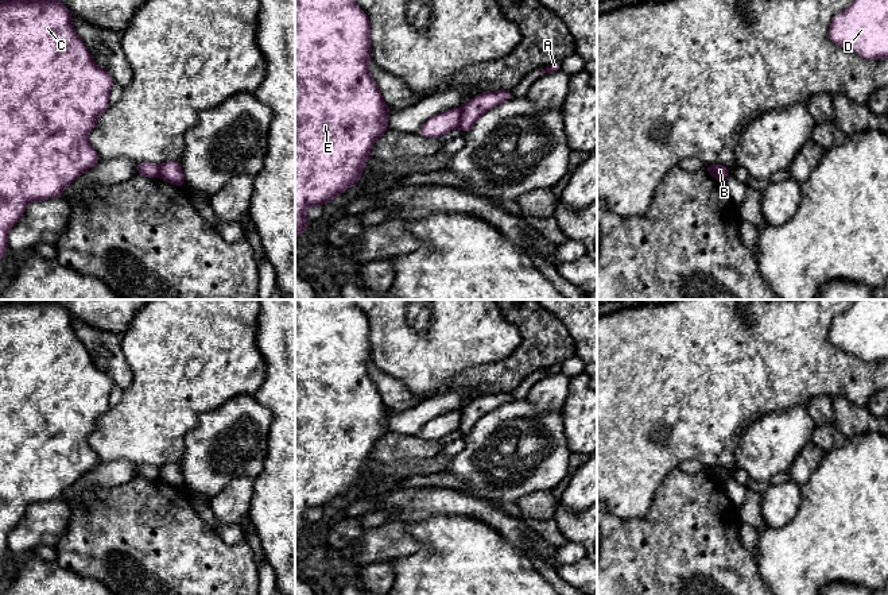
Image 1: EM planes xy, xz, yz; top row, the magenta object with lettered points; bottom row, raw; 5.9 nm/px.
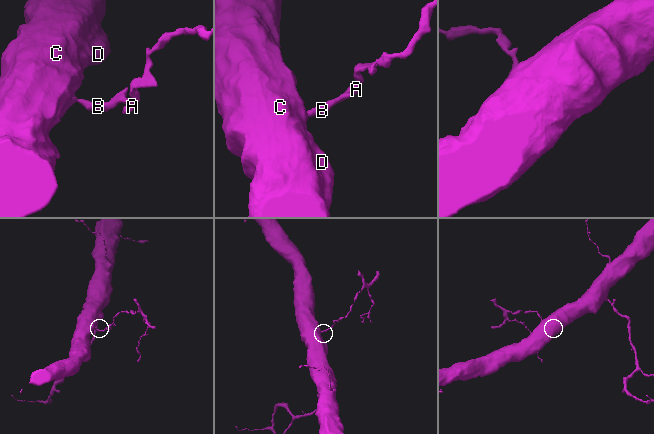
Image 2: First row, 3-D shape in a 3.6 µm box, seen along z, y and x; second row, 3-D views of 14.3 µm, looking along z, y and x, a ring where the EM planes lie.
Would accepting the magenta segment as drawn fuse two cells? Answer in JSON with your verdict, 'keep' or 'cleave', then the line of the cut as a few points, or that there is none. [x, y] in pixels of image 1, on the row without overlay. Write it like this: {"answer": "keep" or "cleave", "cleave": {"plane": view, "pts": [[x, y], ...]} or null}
{"answer": "cleave", "cleave": {"plane": "xz", "pts": [[458, 410], [460, 428]]}}

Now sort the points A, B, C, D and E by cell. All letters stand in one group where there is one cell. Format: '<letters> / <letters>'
A B / C D E

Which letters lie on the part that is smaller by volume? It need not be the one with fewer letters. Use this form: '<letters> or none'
A, B

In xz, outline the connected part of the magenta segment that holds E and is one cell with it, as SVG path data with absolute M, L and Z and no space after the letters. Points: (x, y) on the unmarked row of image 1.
M295 300L295 541L310 526L306 522L306 511L323 507L333 499L360 484L362 471L371 460L371 452L385 433L387 418L391 412L384 406L383 398L372 380L368 363L371 362L371 325L368 317L354 306L354 300Z

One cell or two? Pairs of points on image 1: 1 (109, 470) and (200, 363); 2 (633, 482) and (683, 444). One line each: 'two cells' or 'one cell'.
1: two cells
2: one cell

